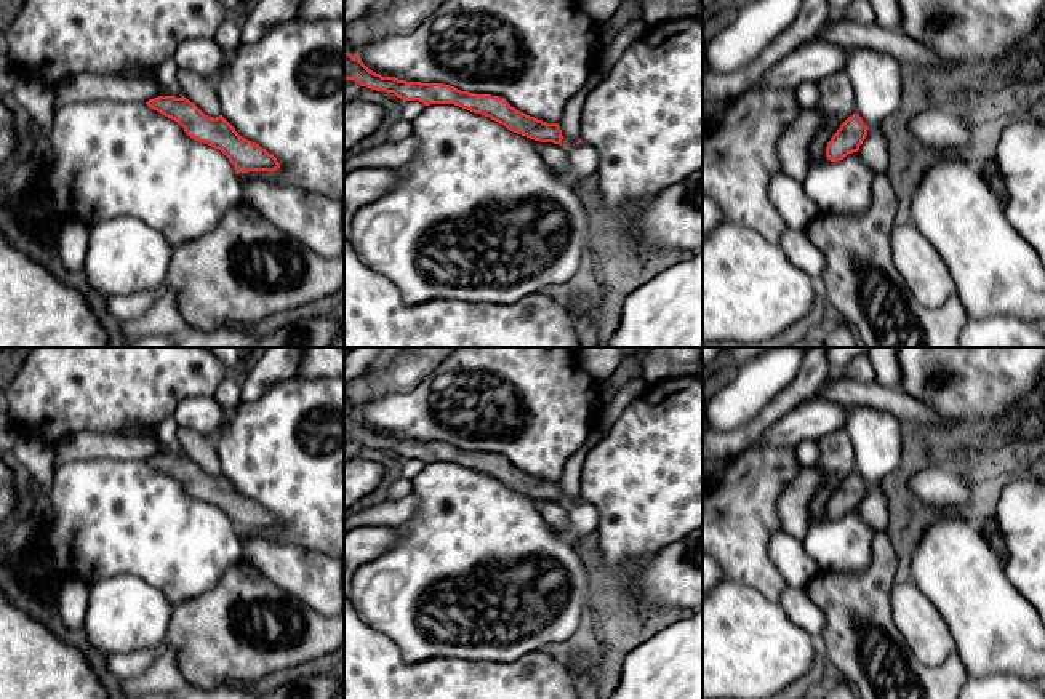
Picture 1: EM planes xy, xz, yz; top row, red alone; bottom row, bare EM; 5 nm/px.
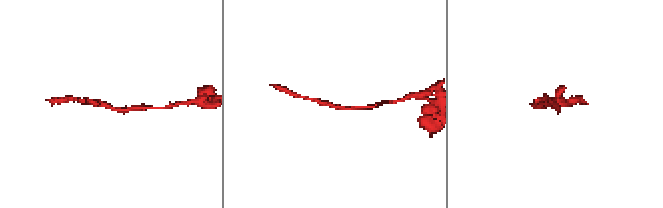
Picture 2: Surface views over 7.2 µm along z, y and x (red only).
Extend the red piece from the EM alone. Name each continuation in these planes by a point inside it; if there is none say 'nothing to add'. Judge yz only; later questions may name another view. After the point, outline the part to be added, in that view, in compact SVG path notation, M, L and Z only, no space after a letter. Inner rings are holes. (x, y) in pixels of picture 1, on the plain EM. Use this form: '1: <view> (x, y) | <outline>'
nothing to add

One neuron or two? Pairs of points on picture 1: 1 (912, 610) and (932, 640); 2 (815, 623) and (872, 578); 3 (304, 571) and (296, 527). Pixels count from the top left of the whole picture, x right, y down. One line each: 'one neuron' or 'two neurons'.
1: one neuron
2: two neurons
3: two neurons

